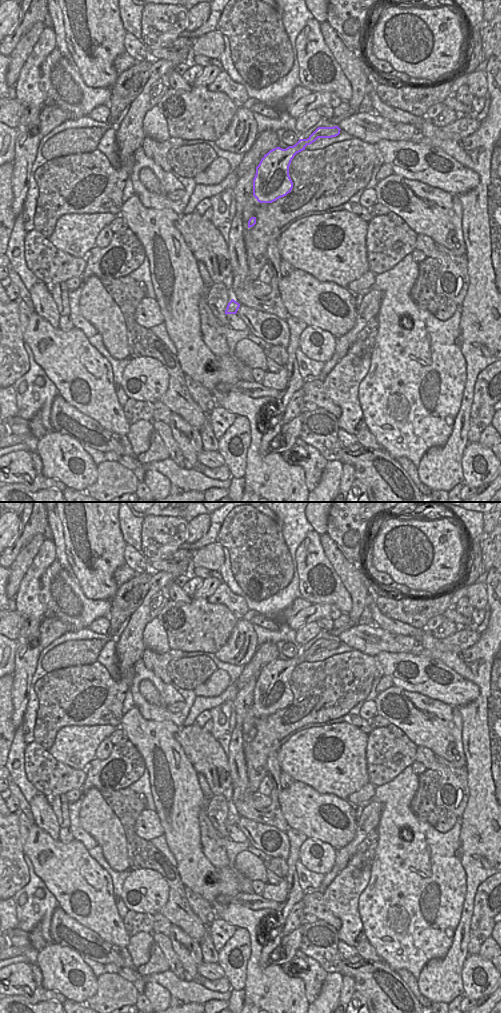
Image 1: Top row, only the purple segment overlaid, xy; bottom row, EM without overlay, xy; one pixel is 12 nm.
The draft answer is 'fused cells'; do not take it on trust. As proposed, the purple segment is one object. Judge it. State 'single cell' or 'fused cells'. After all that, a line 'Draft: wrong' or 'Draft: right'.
single cell
Draft: wrong

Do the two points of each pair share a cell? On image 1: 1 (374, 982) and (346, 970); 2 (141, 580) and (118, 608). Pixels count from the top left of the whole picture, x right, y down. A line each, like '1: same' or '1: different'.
1: same
2: same

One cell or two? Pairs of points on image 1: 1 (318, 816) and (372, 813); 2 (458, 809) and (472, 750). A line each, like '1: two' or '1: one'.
1: two
2: two

